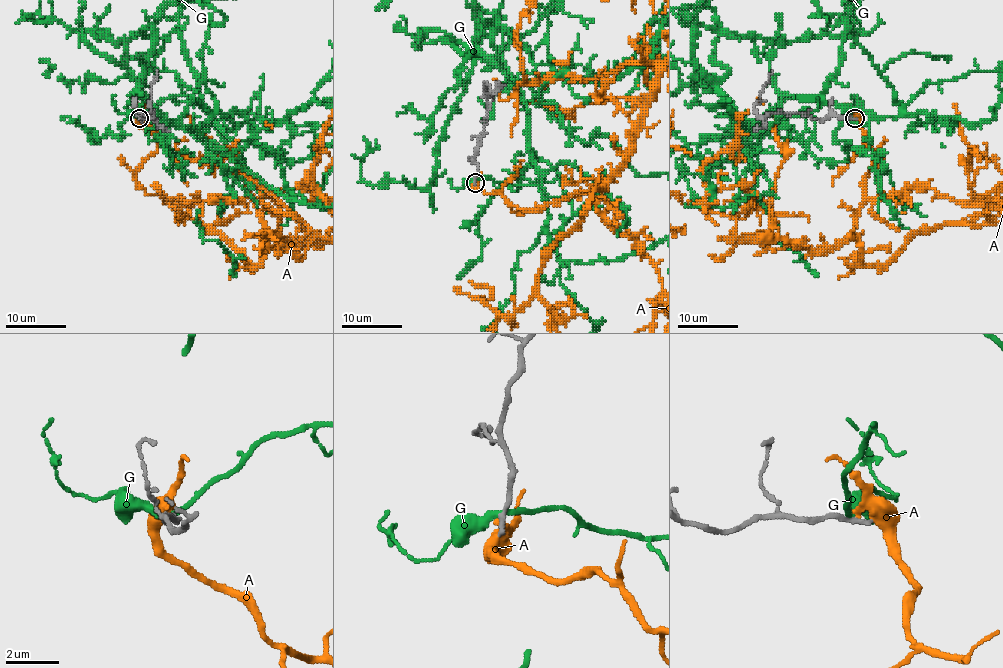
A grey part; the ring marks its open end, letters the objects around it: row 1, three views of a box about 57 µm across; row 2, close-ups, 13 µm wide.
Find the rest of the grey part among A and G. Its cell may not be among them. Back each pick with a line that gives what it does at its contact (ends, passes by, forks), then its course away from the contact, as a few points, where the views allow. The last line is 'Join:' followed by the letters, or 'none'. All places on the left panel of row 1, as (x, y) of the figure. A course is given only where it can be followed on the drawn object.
Join: none

